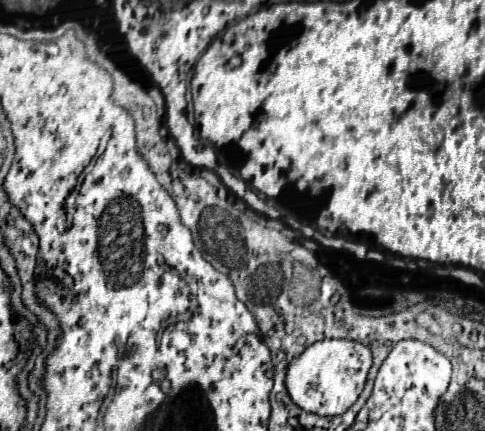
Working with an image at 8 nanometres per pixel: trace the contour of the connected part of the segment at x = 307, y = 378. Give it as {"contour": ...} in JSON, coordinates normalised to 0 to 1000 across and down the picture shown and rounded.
{"contour":[[[668,787],[639,800],[606,833],[590,865],[590,903],[602,930],[652,963],[705,963],[730,940],[755,893],[755,870],[767,852],[767,819],[755,800],[726,787]]]}

